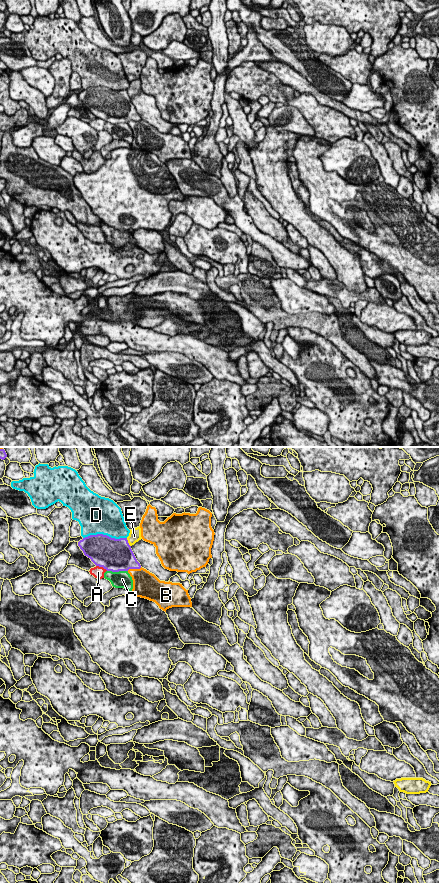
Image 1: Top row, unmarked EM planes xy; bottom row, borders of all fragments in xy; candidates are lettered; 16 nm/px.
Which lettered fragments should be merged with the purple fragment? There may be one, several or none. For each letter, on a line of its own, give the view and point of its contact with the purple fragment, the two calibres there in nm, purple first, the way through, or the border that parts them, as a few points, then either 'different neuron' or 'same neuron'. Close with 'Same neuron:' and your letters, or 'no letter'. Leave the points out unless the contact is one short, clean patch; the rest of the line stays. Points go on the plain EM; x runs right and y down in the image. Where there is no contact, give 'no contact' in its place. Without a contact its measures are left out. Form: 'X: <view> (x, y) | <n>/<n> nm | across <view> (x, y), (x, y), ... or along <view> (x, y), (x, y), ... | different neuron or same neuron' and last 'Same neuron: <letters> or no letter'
A: xy (102, 118) | 500/190 nm | different neuron
B: xy (134, 120) | 400/340 nm | different neuron
C: xy (117, 123) | 500/280 nm | different neuron
D: xy (104, 87) | 480/480 nm | different neuron
E: xy (127, 94) | 480/190 nm | different neuron
Same neuron: no letter

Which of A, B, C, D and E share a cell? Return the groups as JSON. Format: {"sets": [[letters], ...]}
{"sets": [["A"], ["B"], ["C"], ["D"], ["E"]]}

